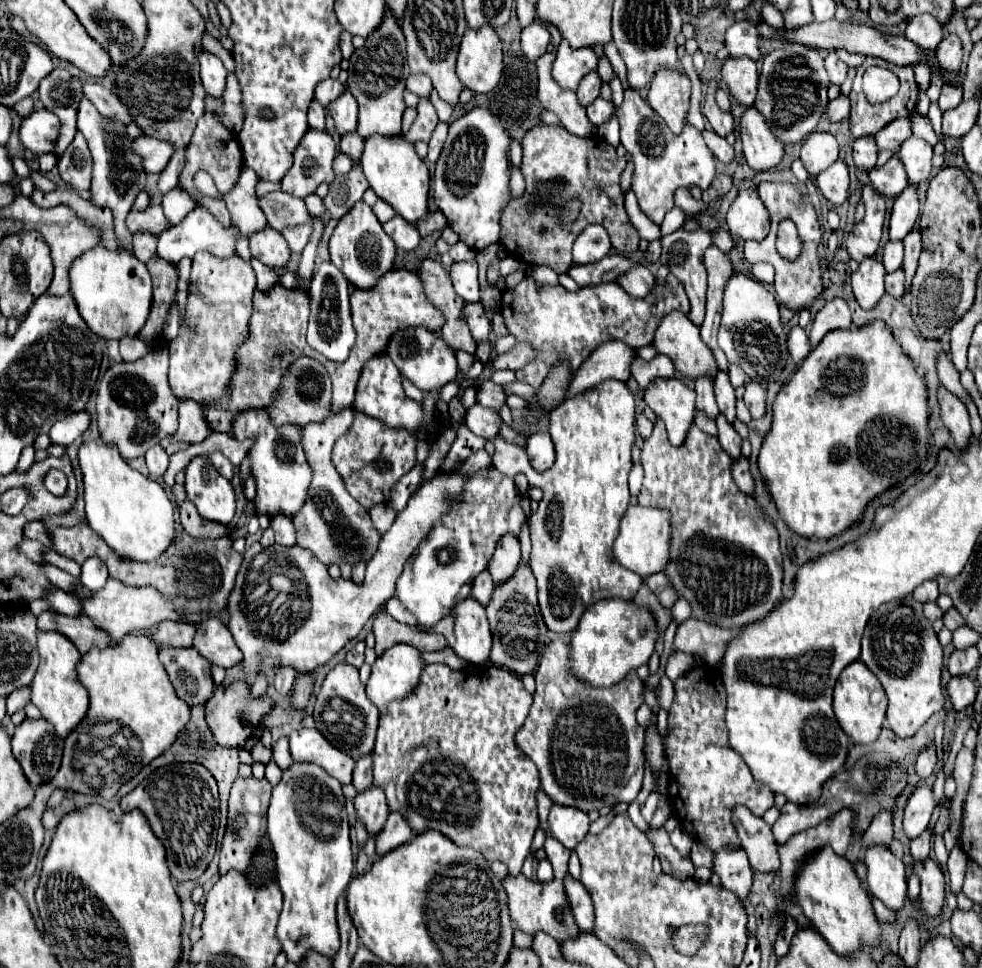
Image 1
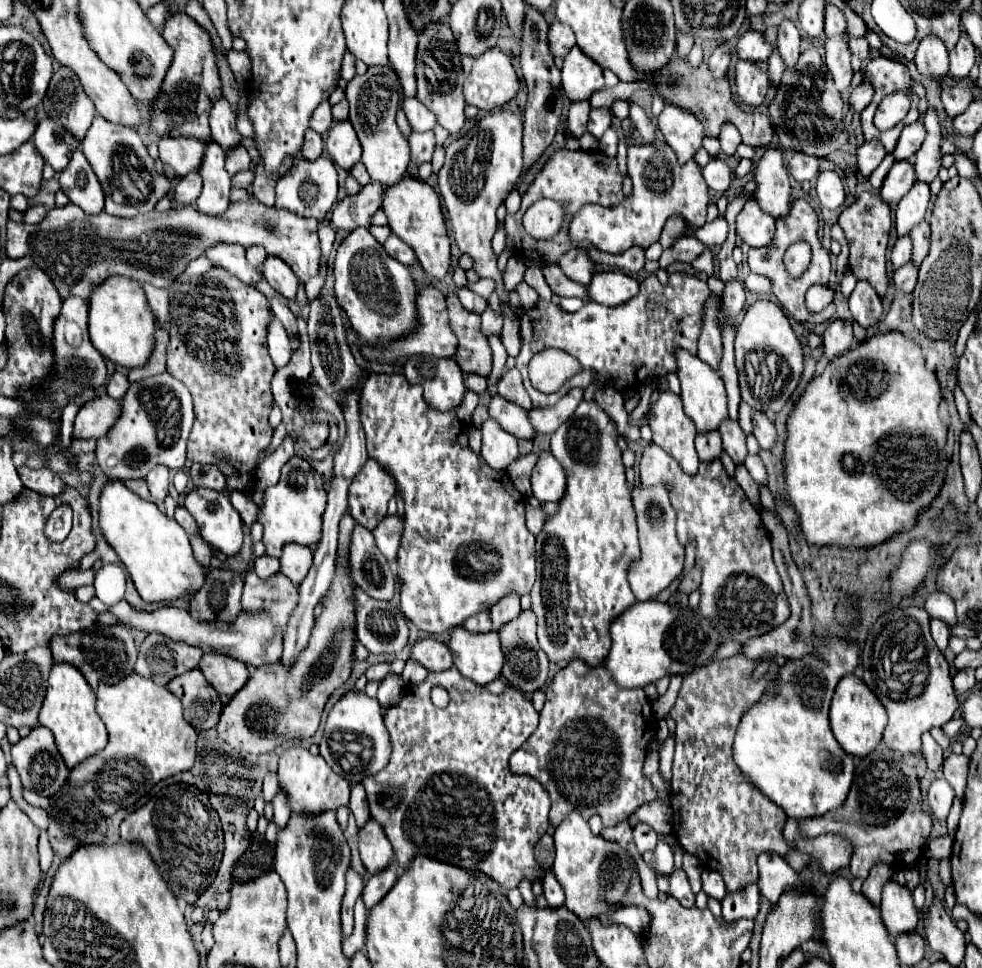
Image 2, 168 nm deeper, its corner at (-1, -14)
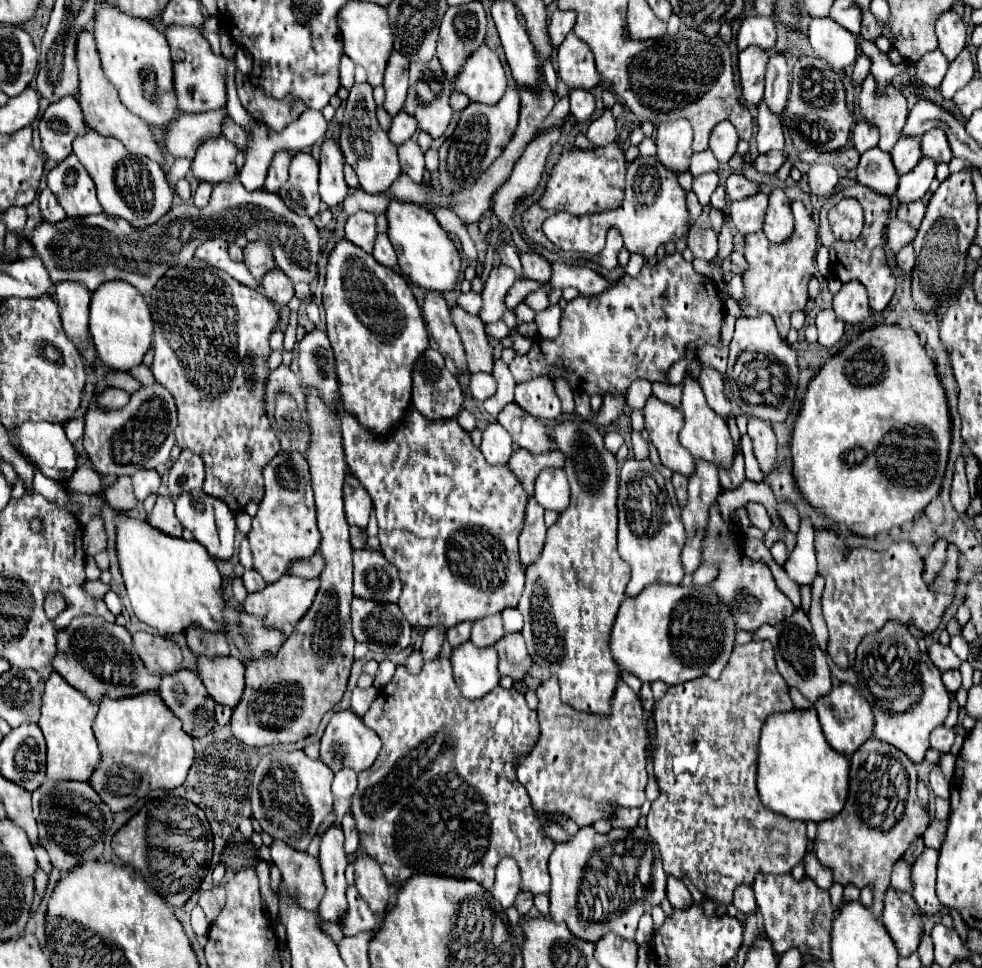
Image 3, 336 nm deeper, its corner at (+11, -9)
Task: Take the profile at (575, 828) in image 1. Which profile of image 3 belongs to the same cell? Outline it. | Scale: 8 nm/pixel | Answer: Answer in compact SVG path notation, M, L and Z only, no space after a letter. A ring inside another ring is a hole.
M592 826L580 828L580 832L568 844L556 844L550 856L552 888L548 892L550 918L554 922L564 922L576 938L592 944L596 944L608 932L634 940L640 916L652 912L652 908L666 896L664 872L660 872L660 878L656 878L656 872L652 874L652 888L642 884L638 874L640 858L634 854L638 852L638 848L634 848L634 836L636 834L628 834L628 838L624 838L624 846L616 842L616 846L608 846L604 854L600 854L602 836Z

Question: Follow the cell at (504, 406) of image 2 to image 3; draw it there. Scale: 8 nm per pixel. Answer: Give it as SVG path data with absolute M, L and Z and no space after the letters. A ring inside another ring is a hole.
M514 402L508 404L500 414L498 422L506 428L506 432L512 436L516 444L520 444L524 450L532 454L544 454L554 450L554 442L546 430L546 426L530 416L528 412L520 410Z

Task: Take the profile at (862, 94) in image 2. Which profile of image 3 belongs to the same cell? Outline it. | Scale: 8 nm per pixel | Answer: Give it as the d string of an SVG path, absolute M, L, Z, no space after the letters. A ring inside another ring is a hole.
M860 54L860 56L856 58L856 64L854 64L852 80L854 80L854 82L862 82L868 72L870 72L870 60L868 60L864 54Z

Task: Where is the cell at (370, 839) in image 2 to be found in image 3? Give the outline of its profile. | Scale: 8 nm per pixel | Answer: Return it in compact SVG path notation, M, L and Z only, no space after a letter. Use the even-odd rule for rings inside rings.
M358 854L358 860L354 862L354 872L358 894L368 902L370 910L378 916L378 920L382 920L388 908L390 886L380 870L380 864L372 862L372 858L368 858L366 854Z

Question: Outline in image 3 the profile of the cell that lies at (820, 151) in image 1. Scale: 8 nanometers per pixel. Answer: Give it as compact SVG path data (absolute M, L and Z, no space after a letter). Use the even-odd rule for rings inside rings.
M776 150L776 152L760 154L760 156L754 160L754 168L756 168L760 174L776 174L778 168L780 168L784 162L786 162L784 152Z

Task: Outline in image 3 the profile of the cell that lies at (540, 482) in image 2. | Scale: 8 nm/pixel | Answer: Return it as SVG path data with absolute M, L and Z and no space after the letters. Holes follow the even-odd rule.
M558 468L542 470L542 474L536 480L534 498L546 510L564 512L570 504L570 484L566 474Z

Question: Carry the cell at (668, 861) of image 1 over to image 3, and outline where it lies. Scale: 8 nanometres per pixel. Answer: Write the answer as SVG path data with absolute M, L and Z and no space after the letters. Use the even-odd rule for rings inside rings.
M668 878L668 900L674 908L686 910L692 906L692 896L684 882L676 882L676 878Z

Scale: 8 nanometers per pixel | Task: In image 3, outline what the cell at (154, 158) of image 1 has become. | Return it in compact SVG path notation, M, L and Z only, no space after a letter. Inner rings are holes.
M212 110L202 114L180 114L170 130L166 130L164 150L174 158L194 158L198 146L208 138L218 138L222 134L226 110Z

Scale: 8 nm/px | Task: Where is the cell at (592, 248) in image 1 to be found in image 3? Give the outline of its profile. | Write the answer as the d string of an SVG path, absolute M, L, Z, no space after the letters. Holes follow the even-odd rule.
M522 252L520 254L520 262L522 262L522 276L528 278L528 280L536 280L540 284L548 282L550 278L550 262L540 256L540 254L528 254L528 252Z

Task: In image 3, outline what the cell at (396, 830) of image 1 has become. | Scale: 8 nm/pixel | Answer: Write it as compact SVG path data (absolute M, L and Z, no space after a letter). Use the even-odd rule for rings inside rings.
M354 886L346 890L346 898L348 898L348 910L340 922L344 936L356 936L360 932L372 930L378 924L376 916L372 914L372 910L368 910L368 904L360 898L360 894L356 894Z

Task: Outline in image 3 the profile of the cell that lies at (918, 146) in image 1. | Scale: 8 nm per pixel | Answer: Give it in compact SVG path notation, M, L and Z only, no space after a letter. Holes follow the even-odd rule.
M932 128L922 136L922 154L928 158L936 158L936 162L952 160L952 150L942 128Z

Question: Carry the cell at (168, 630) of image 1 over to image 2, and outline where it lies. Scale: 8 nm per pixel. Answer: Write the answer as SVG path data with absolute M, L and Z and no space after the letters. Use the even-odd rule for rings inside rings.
M162 635L146 637L140 645L136 673L142 677L150 677L158 685L166 685L168 679L182 671L190 671L198 667L200 647L192 647L180 641L172 641Z

